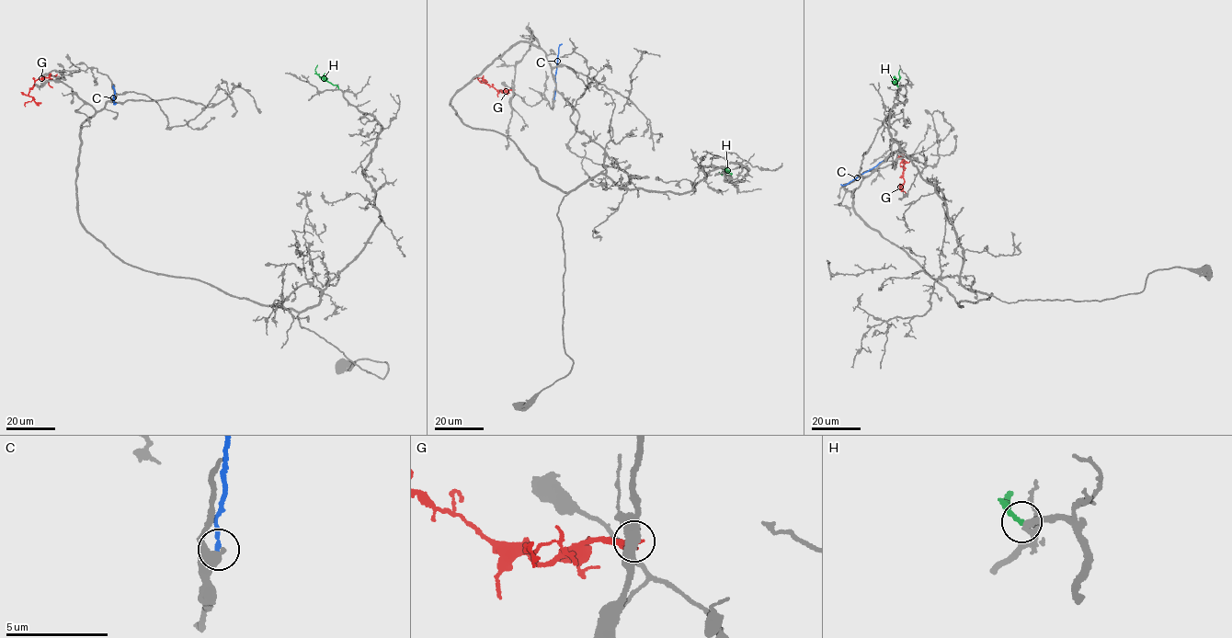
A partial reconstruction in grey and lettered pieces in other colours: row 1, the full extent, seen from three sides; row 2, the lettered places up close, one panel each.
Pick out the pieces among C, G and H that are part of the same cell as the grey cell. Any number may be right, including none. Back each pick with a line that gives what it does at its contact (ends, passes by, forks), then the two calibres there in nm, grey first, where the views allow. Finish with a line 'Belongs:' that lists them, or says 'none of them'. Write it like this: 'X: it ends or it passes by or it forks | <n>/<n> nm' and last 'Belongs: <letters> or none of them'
H: it ends | 280/200 nm
Belongs: H

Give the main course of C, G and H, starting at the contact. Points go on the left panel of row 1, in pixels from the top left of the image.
C: (113, 85), (116, 103)
G: (58, 76), (35, 80), (28, 94), (32, 99), (25, 102), (25, 106)
H: (338, 88), (315, 73), (317, 65)

